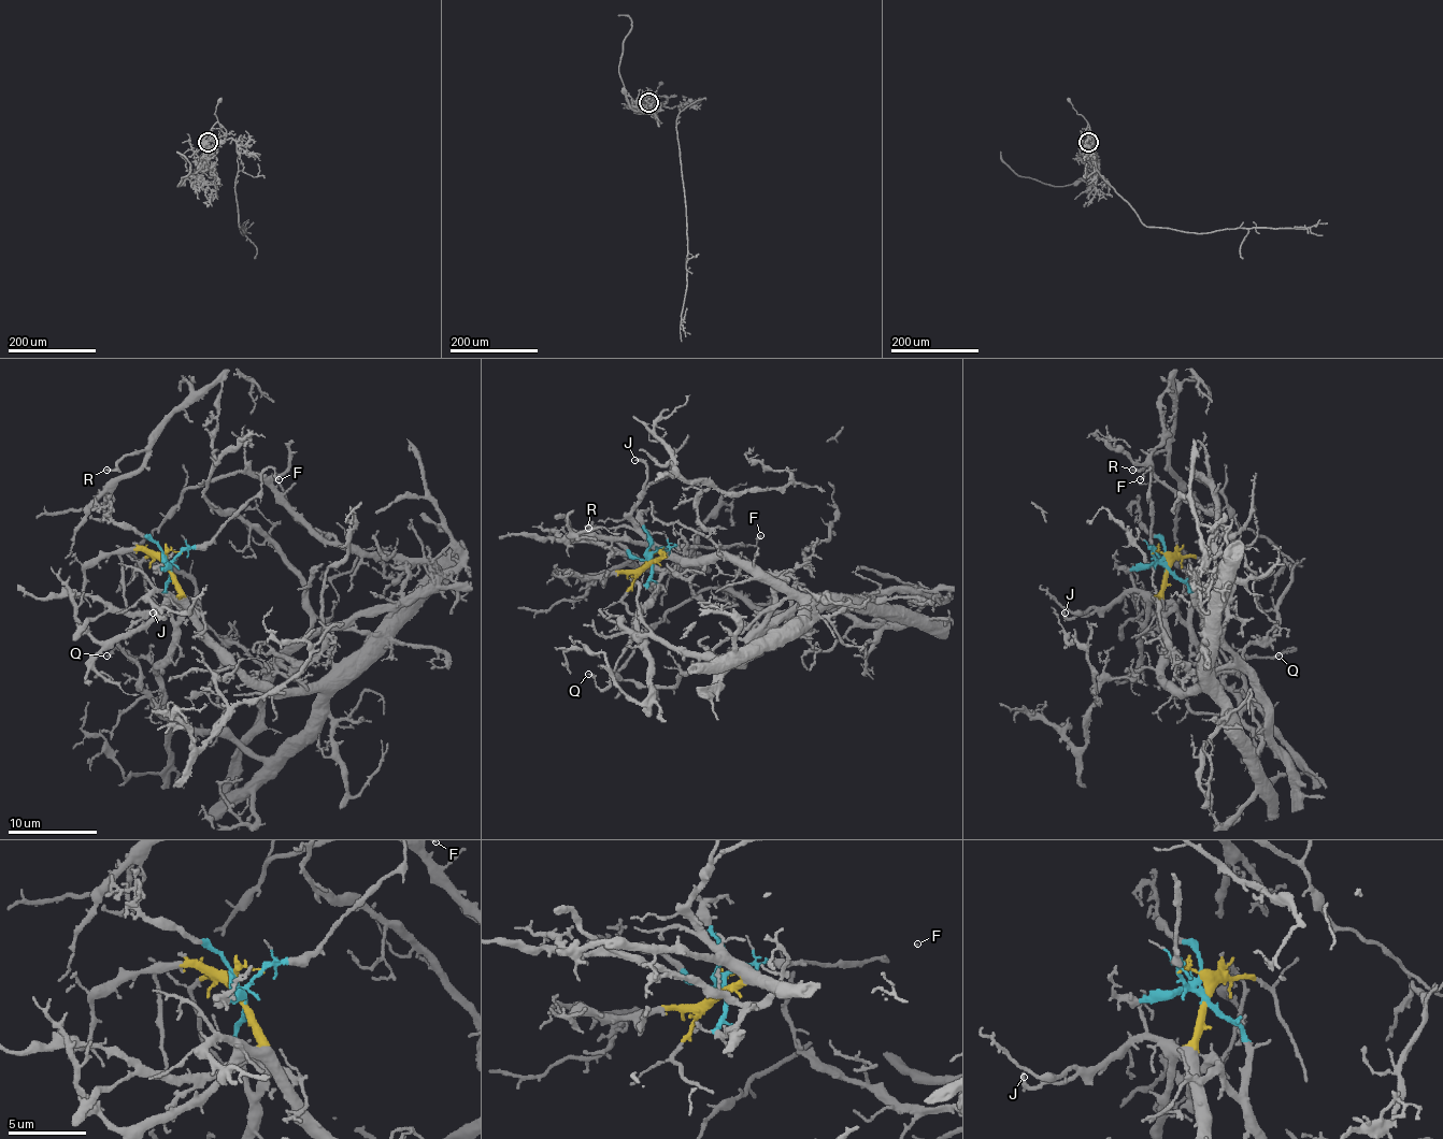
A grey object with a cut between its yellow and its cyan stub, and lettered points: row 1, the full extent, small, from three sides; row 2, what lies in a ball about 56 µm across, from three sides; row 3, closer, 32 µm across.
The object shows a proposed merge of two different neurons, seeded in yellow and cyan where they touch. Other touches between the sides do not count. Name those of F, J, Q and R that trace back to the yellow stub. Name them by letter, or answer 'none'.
J, R

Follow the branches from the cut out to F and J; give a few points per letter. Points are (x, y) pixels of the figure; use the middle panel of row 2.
F: (649, 561), (658, 548), (754, 546), (760, 535)
J: (649, 561), (654, 561), (660, 552), (631, 515), (647, 479), (645, 464), (633, 460)

